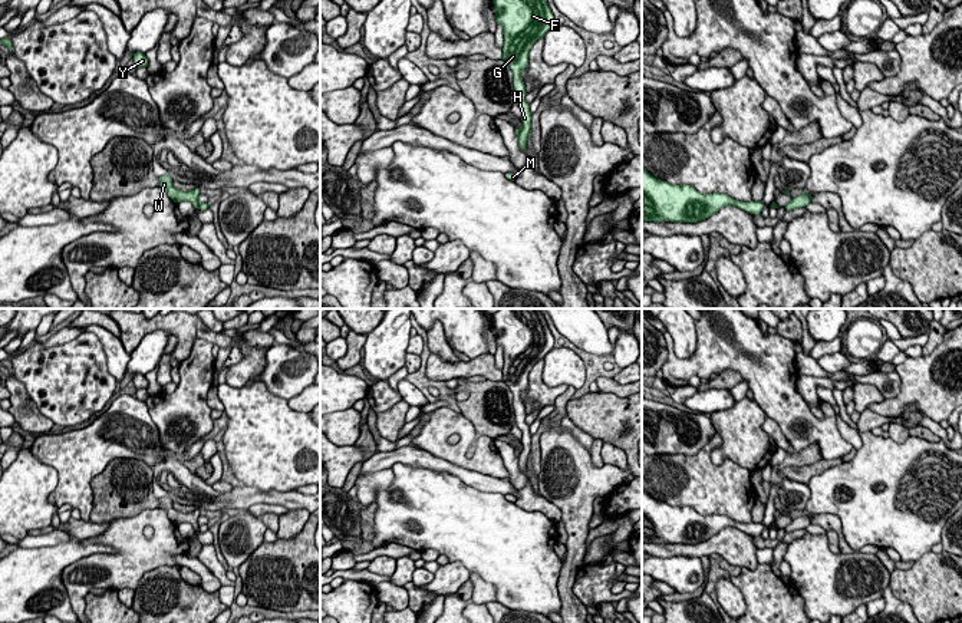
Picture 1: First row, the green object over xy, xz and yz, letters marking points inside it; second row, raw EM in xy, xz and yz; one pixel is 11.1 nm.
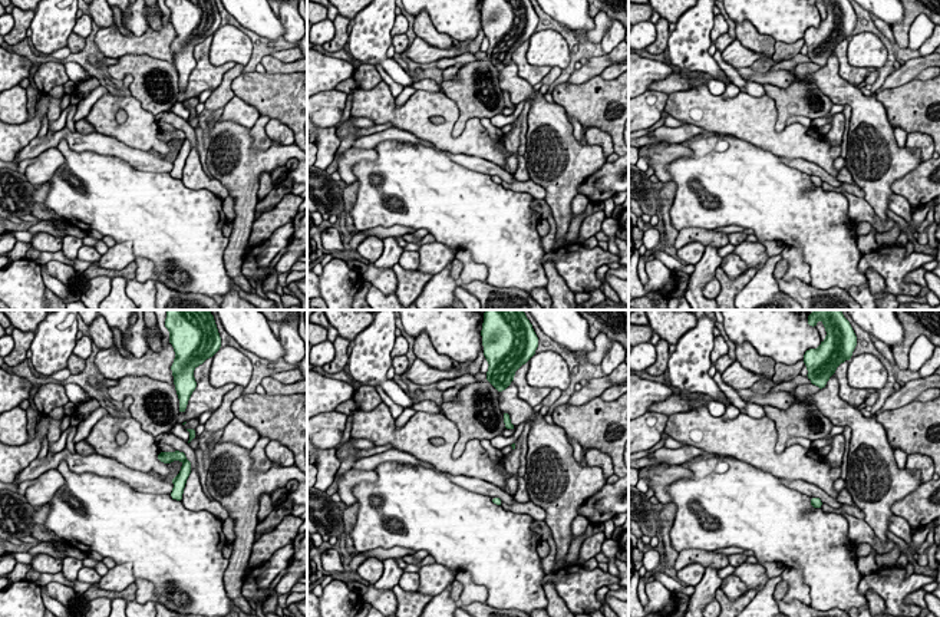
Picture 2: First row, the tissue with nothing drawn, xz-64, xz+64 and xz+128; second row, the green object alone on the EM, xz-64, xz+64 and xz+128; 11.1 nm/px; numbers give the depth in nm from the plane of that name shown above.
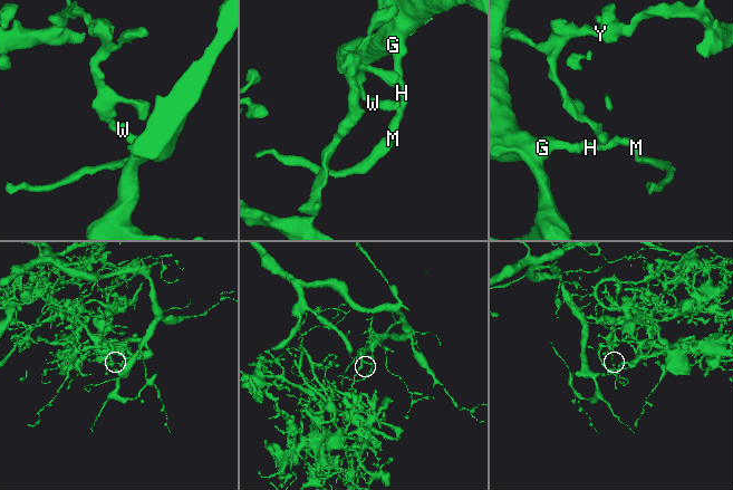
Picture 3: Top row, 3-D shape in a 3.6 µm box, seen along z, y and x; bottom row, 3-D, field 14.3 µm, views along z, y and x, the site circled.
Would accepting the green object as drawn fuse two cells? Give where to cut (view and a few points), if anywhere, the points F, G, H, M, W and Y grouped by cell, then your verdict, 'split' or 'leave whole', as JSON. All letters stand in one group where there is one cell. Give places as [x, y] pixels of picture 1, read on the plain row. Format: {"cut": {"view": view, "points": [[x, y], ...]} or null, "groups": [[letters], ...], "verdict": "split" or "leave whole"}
{"cut": {"view": "xz", "points": [[521, 452], [517, 458]]}, "groups": [["F", "G", "H", "M"], ["W", "Y"]], "verdict": "split"}

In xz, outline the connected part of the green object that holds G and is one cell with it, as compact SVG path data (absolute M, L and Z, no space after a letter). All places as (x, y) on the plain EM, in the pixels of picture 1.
M500 309L492 314L492 324L495 343L503 347L503 382L513 392L515 425L523 432L523 451L517 461L524 474L531 454L531 434L521 393L528 389L531 367L554 349L554 337L540 309Z

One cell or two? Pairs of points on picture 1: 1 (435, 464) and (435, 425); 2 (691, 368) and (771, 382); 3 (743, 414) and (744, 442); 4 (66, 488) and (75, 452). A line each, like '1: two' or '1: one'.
1: two
2: one
3: one
4: one

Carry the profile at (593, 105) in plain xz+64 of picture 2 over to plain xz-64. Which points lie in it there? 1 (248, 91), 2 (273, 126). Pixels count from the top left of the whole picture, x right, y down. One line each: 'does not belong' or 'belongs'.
1: belongs
2: does not belong

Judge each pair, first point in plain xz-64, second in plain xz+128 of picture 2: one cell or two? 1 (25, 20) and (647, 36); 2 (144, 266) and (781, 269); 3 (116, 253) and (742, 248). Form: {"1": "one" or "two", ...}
{"1": "two", "2": "two", "3": "one"}

